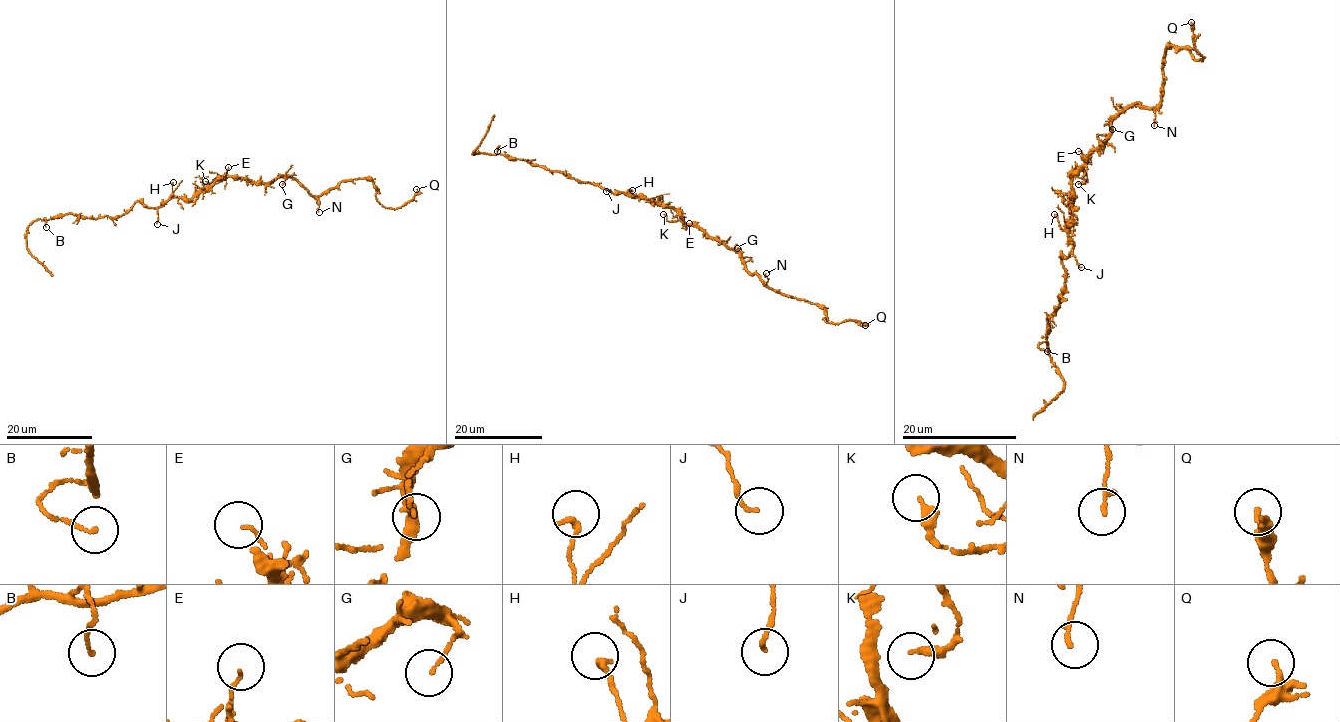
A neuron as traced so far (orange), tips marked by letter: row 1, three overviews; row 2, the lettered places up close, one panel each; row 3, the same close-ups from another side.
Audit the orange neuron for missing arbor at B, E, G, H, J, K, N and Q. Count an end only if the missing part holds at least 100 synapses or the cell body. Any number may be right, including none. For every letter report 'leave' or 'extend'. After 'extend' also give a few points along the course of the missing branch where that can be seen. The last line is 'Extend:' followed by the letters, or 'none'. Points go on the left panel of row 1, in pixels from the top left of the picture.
B: leave
E: leave
G: leave
H: leave
J: leave
K: leave
N: leave
Q: leave
Extend: none

